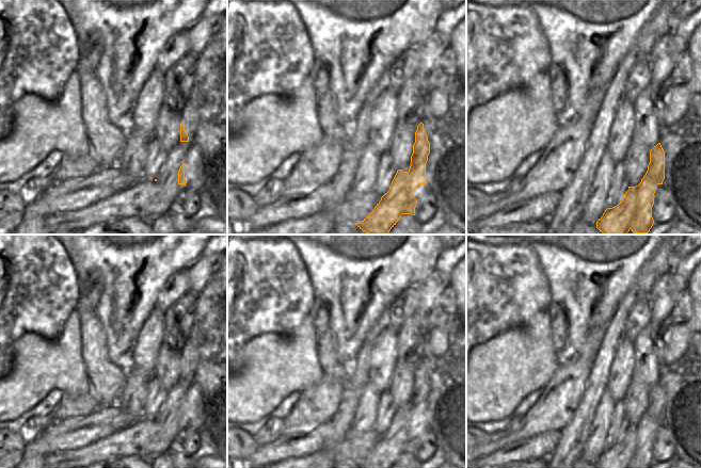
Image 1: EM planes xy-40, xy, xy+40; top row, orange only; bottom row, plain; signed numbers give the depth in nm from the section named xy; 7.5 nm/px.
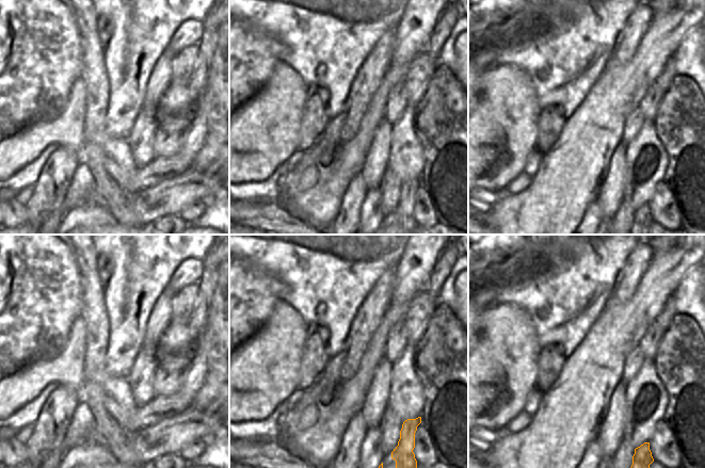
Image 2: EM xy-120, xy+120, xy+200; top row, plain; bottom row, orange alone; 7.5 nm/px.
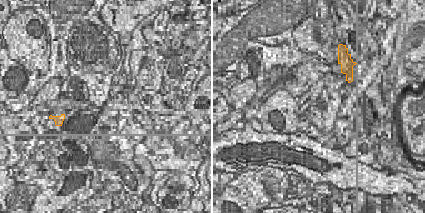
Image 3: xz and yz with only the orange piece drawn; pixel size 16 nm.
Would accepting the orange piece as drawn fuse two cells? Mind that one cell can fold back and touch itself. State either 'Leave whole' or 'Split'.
Split

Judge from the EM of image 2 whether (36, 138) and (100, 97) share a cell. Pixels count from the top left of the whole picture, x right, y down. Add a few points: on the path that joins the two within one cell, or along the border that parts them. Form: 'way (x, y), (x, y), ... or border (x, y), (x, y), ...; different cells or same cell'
border (83, 82), (85, 90), (83, 133); different cells

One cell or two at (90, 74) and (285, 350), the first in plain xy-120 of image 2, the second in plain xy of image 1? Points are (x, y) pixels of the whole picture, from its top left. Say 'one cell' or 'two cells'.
two cells

